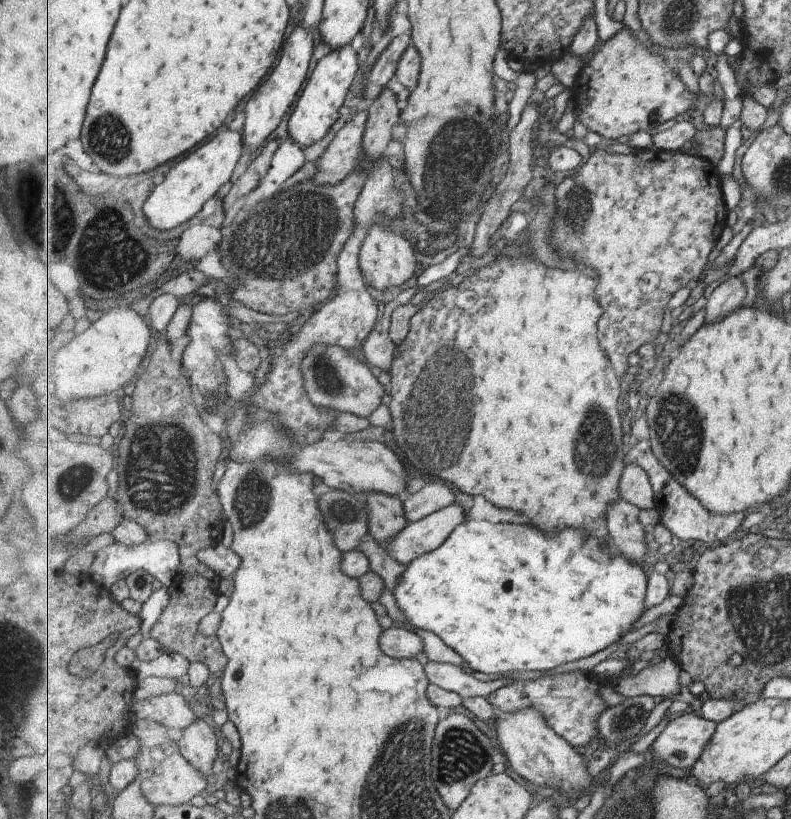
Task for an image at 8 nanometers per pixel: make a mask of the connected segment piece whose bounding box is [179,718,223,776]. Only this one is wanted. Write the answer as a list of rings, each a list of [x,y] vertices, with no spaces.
[[[199,718],[188,726],[186,734],[179,740],[182,752],[189,758],[206,776],[210,776],[214,770],[216,758],[223,758],[219,736],[214,734],[214,728]]]

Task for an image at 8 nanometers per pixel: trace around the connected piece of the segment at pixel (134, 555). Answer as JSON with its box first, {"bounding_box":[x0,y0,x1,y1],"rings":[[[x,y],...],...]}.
{"bounding_box":[90,539,182,588],"rings":[[[160,539],[140,544],[140,546],[126,546],[122,542],[115,542],[98,551],[98,558],[92,566],[90,578],[98,585],[98,588],[112,588],[116,582],[124,578],[128,579],[135,572],[146,571],[169,587],[174,584],[176,576],[180,574],[180,562],[182,562],[180,546],[171,540]]]}

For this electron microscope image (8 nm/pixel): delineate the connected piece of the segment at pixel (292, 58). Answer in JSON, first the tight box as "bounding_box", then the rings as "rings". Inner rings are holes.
{"bounding_box":[243,24,317,150],"rings":[[[300,24],[290,39],[286,40],[285,48],[281,53],[279,65],[274,69],[274,74],[267,78],[262,88],[258,90],[258,94],[254,94],[254,98],[251,98],[244,108],[246,122],[243,133],[245,134],[246,146],[250,146],[252,150],[258,150],[280,128],[280,124],[284,122],[292,104],[298,100],[300,92],[303,92],[304,84],[307,84],[306,80],[308,80],[308,74],[311,74],[313,68],[312,60],[315,58],[316,48],[317,37],[304,24]]]}

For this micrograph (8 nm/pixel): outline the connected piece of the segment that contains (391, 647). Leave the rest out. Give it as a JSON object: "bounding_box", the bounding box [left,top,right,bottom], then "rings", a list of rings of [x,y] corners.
{"bounding_box":[382,624,425,659],"rings":[[[396,624],[382,636],[382,646],[386,646],[386,654],[394,658],[416,659],[425,651],[425,640],[418,632]]]}

